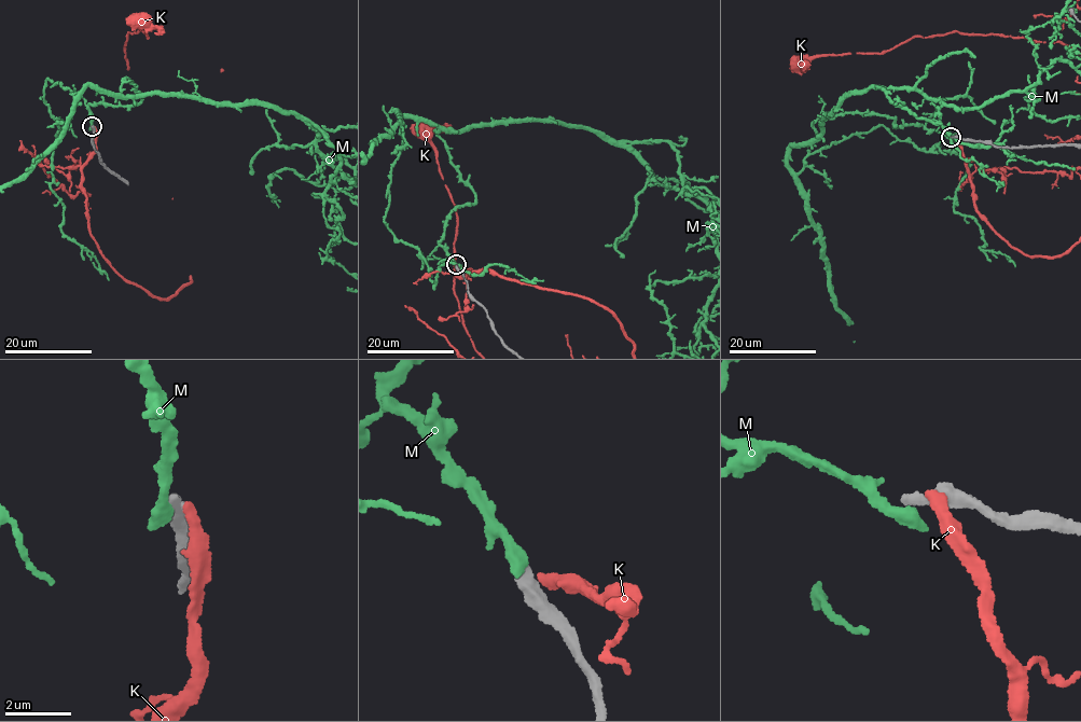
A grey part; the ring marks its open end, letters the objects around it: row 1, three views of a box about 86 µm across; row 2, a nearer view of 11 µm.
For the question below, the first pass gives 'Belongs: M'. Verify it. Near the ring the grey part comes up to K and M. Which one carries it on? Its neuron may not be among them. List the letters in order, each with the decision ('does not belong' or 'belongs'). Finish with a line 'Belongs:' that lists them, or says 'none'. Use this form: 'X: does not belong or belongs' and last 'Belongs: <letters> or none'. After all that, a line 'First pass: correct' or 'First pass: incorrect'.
K: does not belong
M: does not belong
Belongs: none
First pass: incorrect

